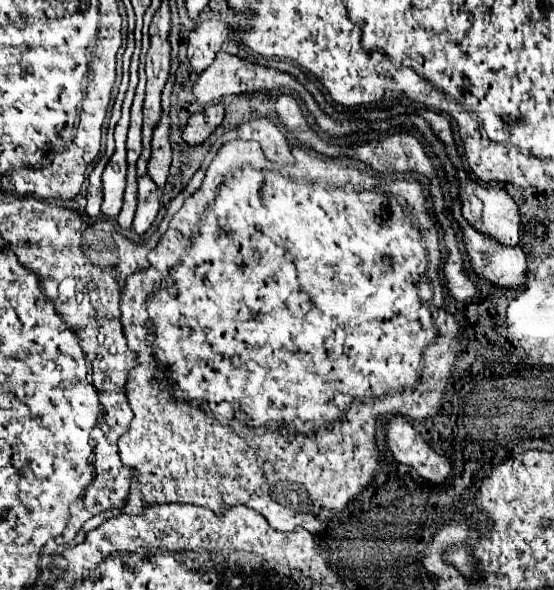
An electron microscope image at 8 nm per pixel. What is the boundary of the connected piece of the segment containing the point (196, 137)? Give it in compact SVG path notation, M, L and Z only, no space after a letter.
M209 105L201 113L191 115L187 127L183 129L183 141L191 147L203 145L221 123L223 123L223 105Z

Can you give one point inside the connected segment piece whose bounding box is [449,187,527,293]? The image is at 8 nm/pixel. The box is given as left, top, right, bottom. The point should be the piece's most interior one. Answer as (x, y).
(505, 268)

